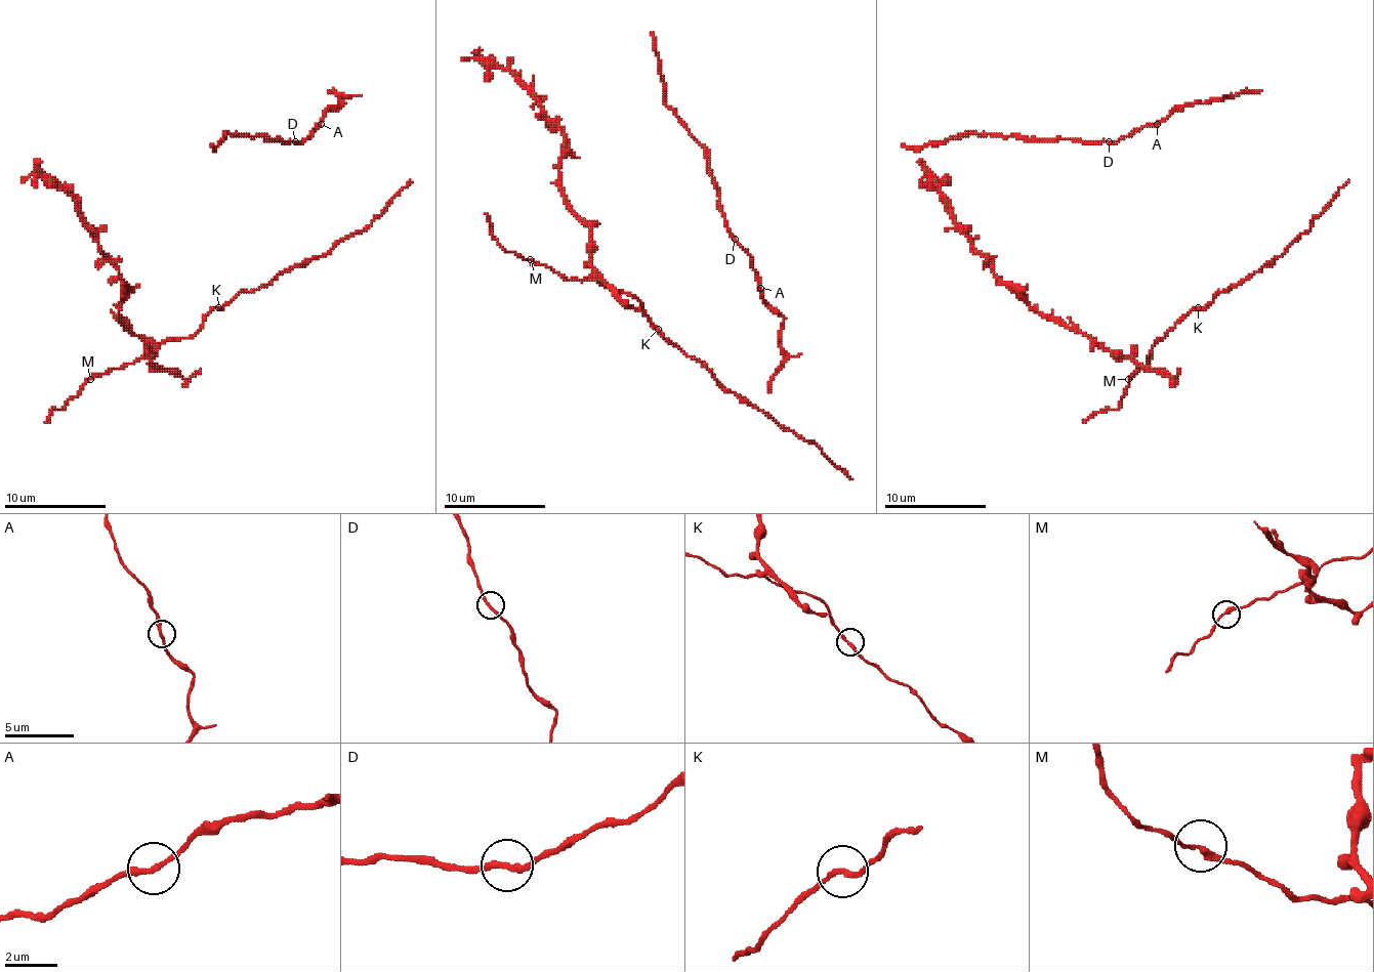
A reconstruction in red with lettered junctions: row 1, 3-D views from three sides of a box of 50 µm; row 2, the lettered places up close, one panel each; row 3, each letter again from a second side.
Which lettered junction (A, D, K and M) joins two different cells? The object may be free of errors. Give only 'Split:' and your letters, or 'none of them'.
Split: none of them

